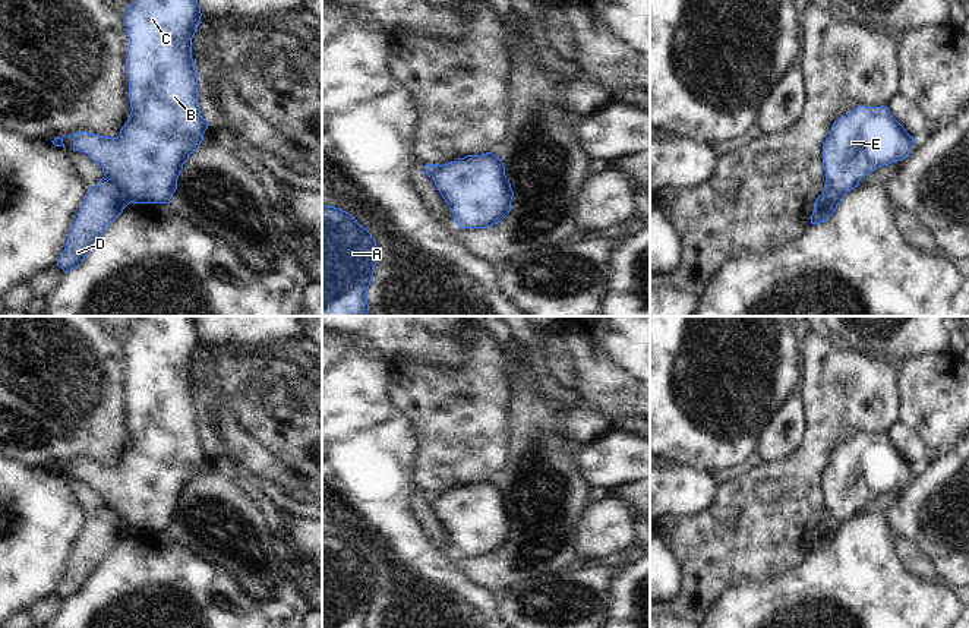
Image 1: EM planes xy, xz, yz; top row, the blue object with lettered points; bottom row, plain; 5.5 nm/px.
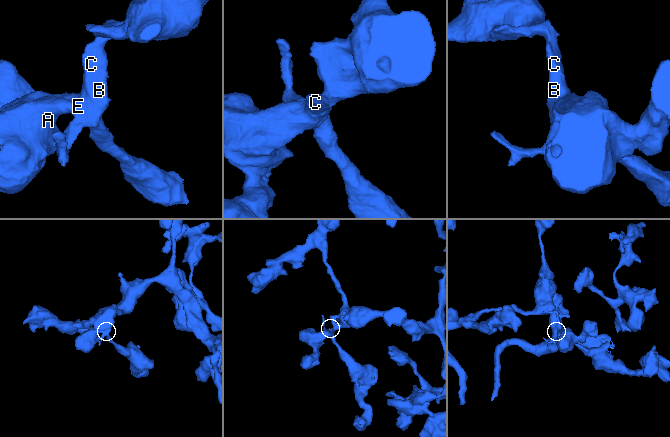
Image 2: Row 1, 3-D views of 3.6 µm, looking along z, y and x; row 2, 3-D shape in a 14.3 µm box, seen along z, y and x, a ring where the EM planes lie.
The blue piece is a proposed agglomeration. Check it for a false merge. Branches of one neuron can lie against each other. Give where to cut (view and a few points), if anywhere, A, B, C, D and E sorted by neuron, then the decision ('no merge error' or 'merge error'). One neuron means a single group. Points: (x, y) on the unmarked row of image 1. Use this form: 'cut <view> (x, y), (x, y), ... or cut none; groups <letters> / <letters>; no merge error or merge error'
cut xy (109, 507), (125, 517), (133, 529); groups A B C E / D; merge error

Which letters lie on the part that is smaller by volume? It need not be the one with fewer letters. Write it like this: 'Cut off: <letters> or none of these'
Cut off: D

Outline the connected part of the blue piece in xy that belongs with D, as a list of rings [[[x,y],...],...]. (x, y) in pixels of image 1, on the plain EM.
[[[102,505],[92,514],[67,565],[57,594],[64,602],[79,594],[107,555],[132,530],[132,523],[117,515],[111,508]]]

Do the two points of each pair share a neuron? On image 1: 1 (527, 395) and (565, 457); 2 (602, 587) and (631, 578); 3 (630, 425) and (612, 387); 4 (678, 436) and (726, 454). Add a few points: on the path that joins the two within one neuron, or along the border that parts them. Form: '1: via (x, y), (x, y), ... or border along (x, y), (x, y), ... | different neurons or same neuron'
1: via (530, 410), (536, 428), (551, 442) | same neuron
2: border along (619, 570), (608, 612) | different neurons
3: border along (634, 413), (616, 426) | different neurons
4: via (690, 436), (707, 436), (715, 442) | same neuron

